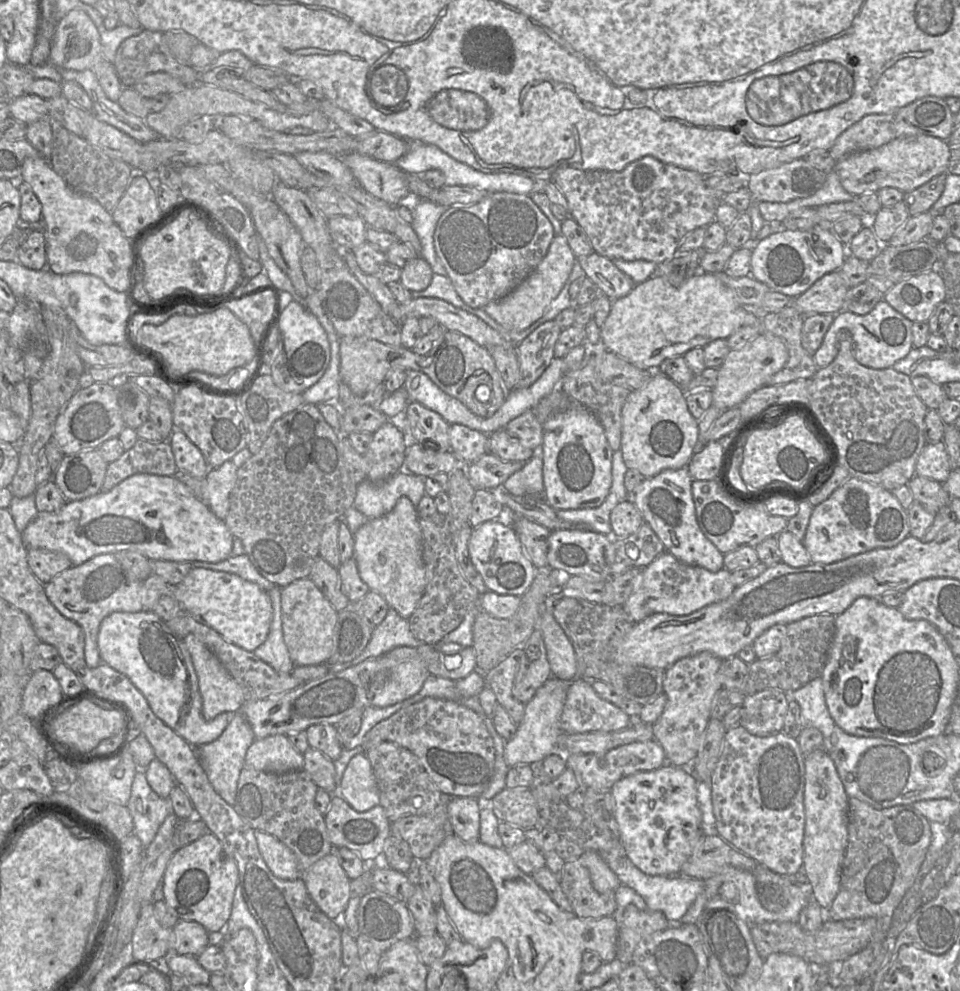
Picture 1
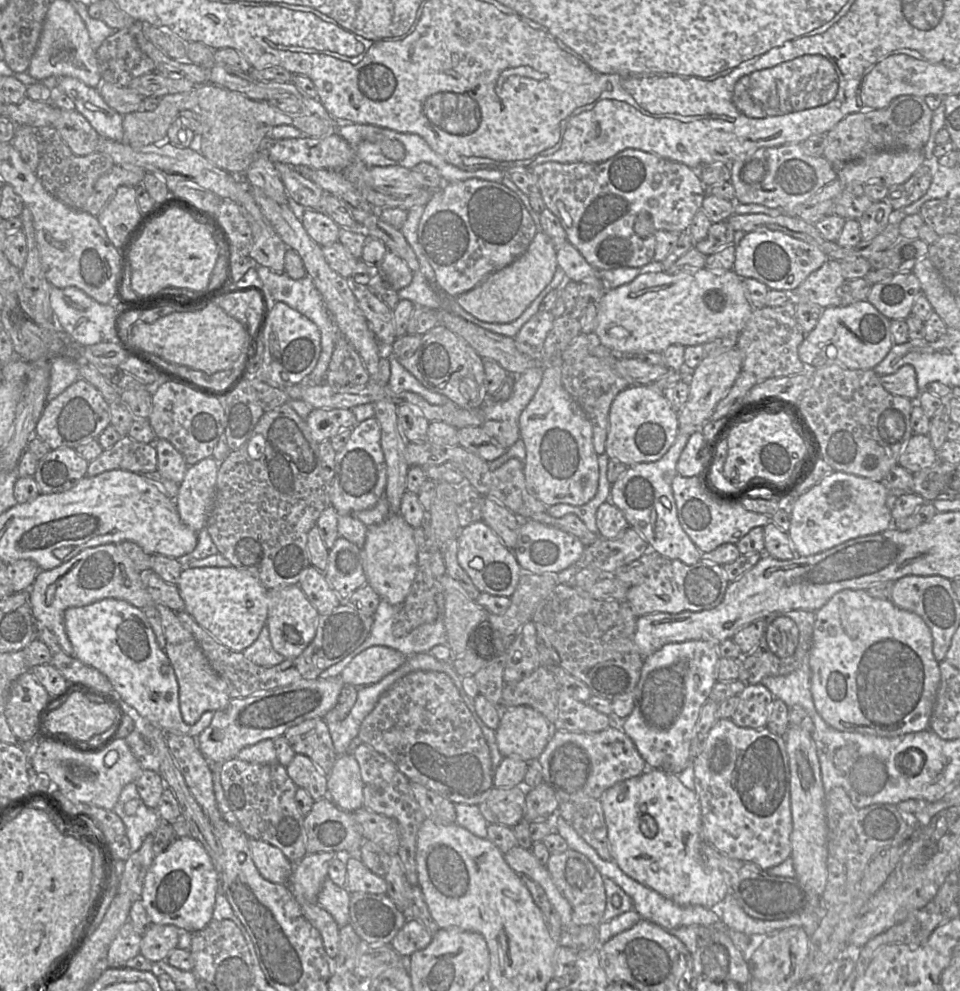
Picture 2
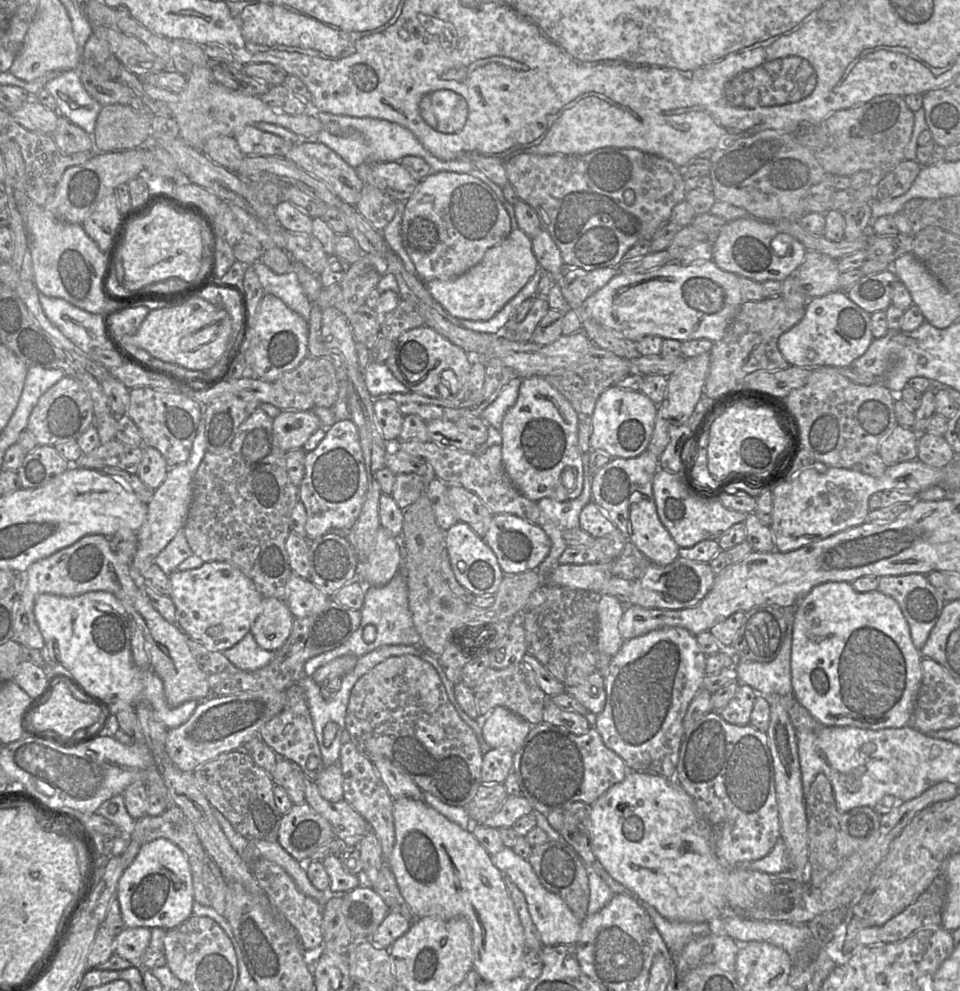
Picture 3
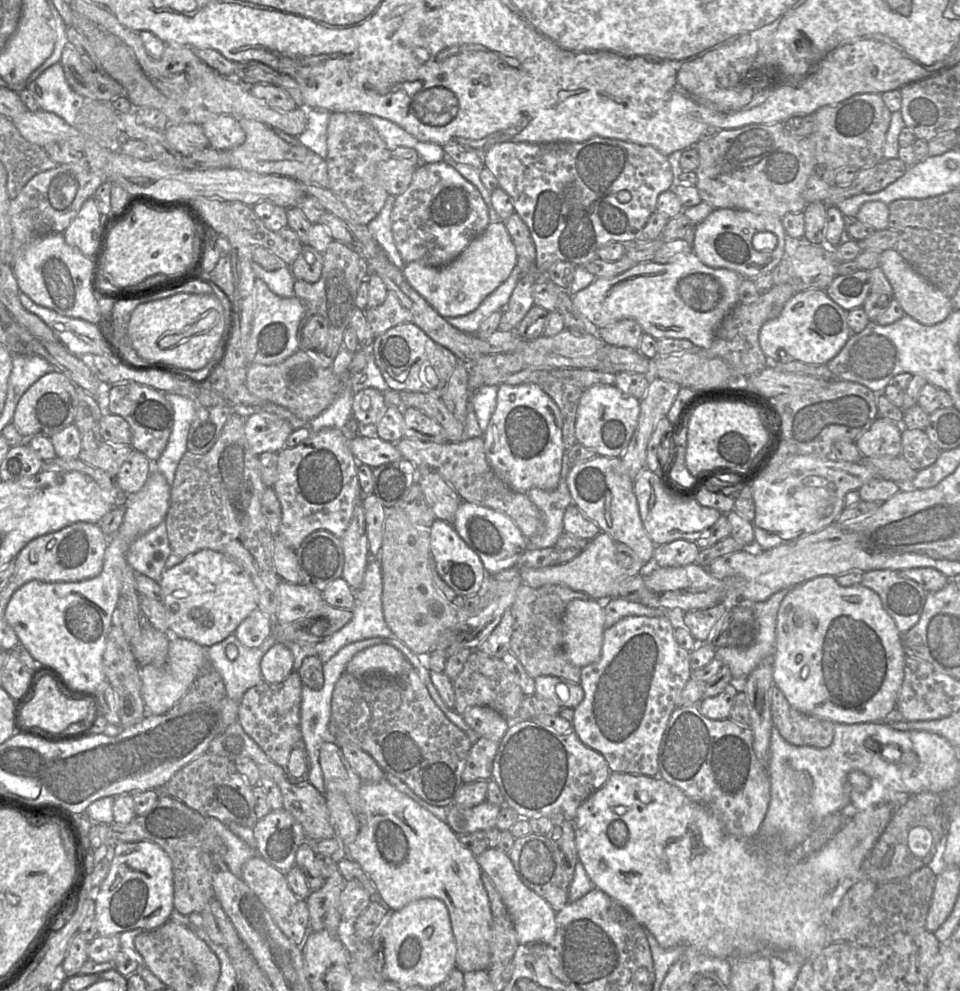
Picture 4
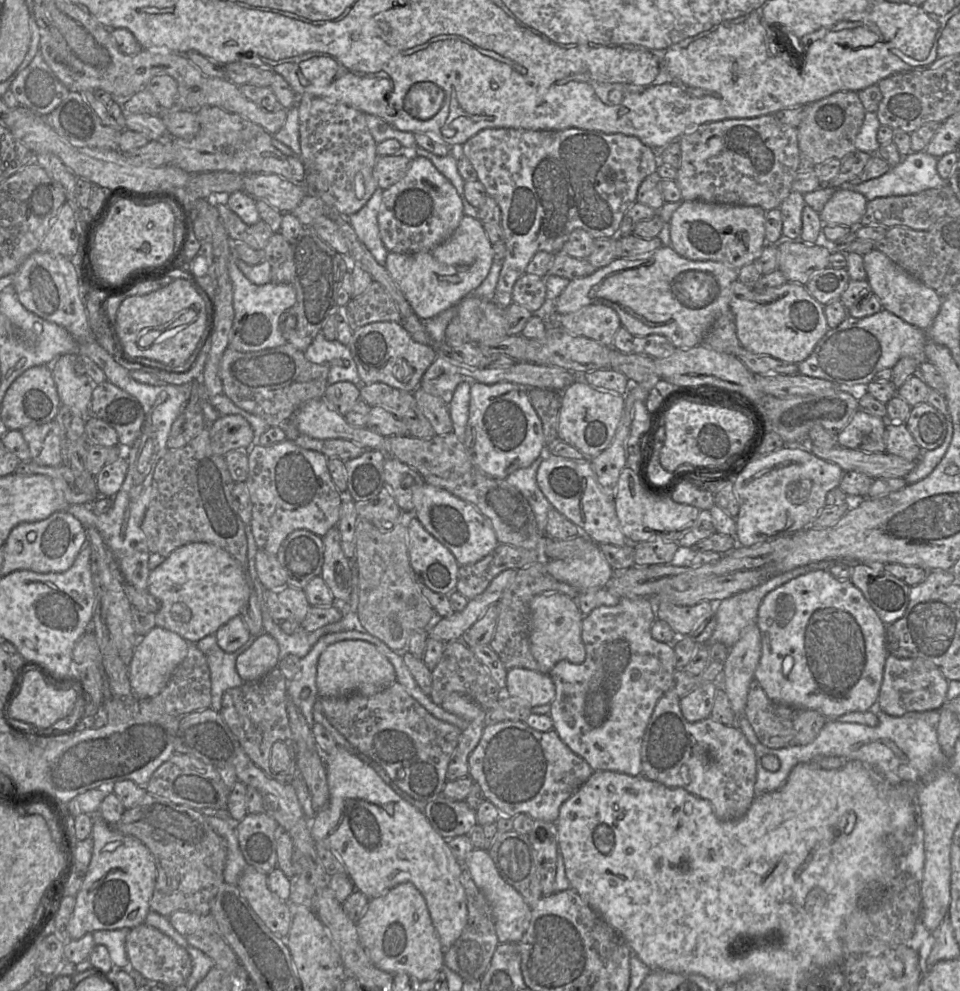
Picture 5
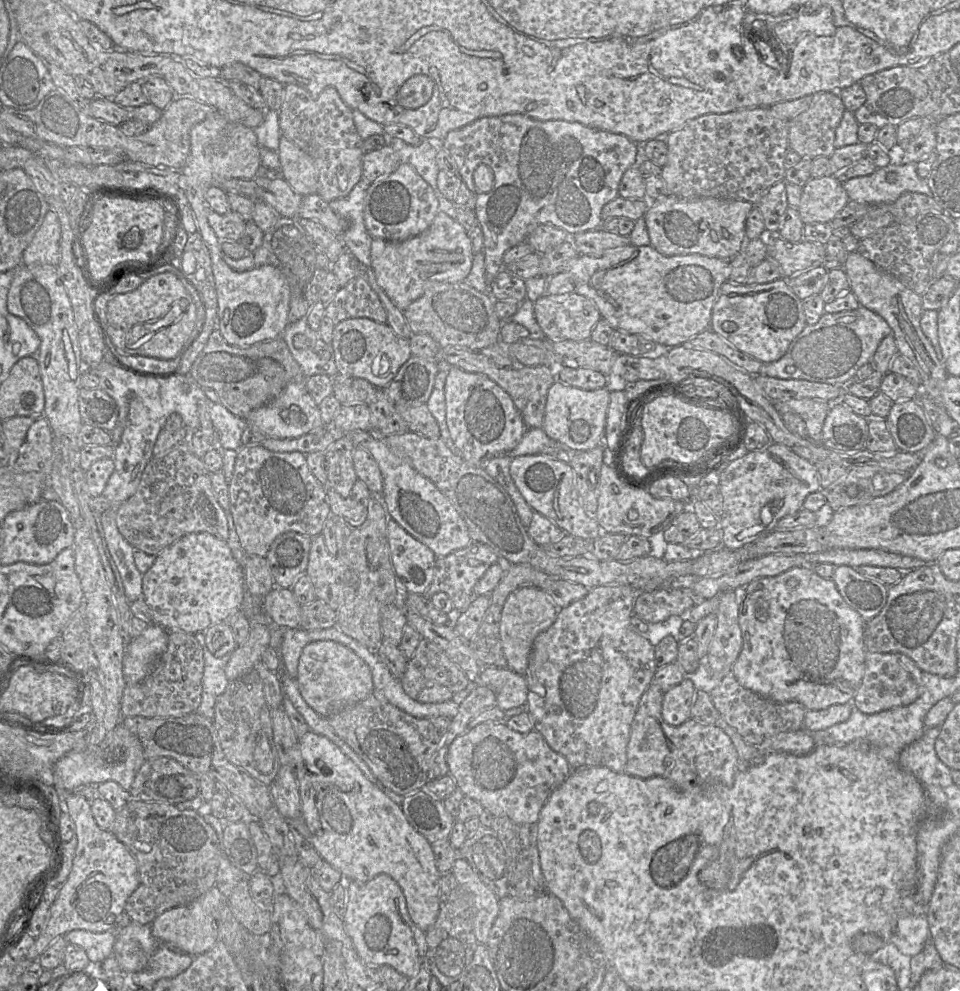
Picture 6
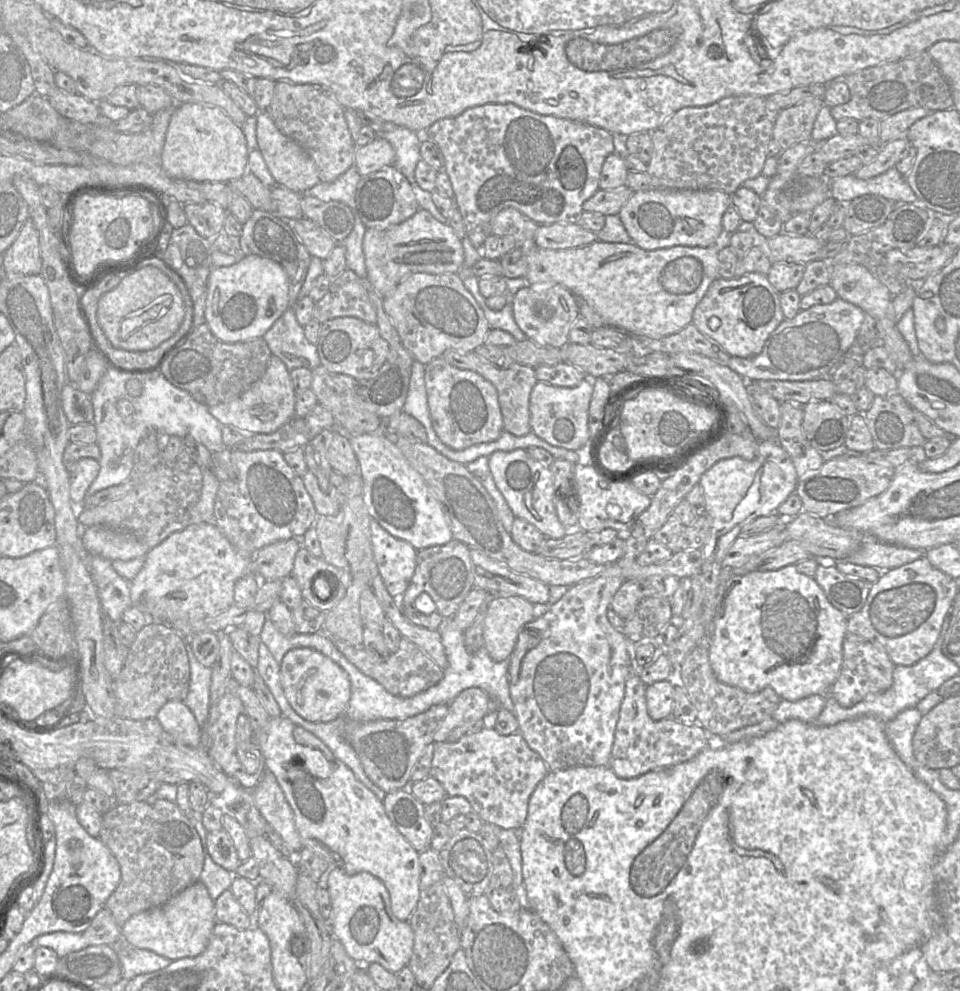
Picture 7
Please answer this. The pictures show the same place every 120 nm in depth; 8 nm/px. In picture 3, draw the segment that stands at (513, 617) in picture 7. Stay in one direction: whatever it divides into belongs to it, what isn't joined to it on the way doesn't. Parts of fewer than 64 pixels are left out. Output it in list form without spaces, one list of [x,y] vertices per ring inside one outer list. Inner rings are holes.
[[[601,595],[597,608],[596,645],[603,654],[615,655],[625,641],[618,628],[625,607],[617,598]]]

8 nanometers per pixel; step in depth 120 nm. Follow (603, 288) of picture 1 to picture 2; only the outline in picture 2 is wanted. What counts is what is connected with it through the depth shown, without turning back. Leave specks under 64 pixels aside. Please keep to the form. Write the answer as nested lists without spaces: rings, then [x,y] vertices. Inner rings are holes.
[[[569,241],[555,247],[558,267],[570,280],[579,283],[587,277],[599,277],[599,271],[591,266]]]

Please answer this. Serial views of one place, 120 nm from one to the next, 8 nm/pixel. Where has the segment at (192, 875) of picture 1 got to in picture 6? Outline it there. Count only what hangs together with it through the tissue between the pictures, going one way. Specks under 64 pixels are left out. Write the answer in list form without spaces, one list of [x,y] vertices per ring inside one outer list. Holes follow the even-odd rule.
[[[57,790],[57,792],[62,812],[68,813],[75,824],[77,847],[69,877],[50,908],[50,919],[42,934],[55,940],[64,937],[73,930],[85,930],[93,933],[117,932],[118,928],[125,928],[133,923],[125,914],[124,906],[129,896],[139,885],[136,860],[126,846],[111,832],[98,827],[91,812],[91,803],[88,800],[71,791]]]

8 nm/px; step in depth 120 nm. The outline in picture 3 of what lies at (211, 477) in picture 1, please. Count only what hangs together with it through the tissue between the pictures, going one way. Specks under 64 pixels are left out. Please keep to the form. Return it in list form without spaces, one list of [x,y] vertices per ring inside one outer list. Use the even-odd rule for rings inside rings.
[[[186,463],[170,467],[163,483],[152,491],[145,520],[137,531],[137,550],[130,562],[131,570],[144,571],[153,558],[183,529],[193,498],[193,477]]]

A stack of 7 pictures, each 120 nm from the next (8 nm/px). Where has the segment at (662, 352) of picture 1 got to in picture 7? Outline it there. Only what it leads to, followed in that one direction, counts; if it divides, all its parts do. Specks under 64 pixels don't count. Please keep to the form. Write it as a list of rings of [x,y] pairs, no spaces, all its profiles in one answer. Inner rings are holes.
[[[596,241],[587,246],[565,249],[531,249],[528,253],[526,278],[534,290],[547,290],[559,284],[577,298],[587,302],[605,321],[629,335],[643,335],[654,339],[675,334],[692,322],[695,307],[706,294],[713,281],[719,278],[718,248],[674,246],[657,250],[644,250],[633,243]]]

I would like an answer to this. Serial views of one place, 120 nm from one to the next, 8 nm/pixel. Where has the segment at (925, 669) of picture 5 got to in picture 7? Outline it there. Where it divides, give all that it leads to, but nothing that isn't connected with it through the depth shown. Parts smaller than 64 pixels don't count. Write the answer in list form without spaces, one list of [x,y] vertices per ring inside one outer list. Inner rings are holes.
[[[847,633],[843,641],[843,659],[840,674],[830,689],[832,697],[843,707],[853,707],[873,694],[888,690],[893,683],[895,664],[879,644]]]

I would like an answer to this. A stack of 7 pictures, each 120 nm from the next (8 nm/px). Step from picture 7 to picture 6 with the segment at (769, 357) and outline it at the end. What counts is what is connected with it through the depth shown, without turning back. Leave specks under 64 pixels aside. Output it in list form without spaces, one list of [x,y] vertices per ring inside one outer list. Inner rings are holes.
[[[862,306],[855,310],[825,313],[817,323],[803,329],[780,359],[765,363],[760,375],[842,384],[854,378],[857,371],[870,362],[880,342],[891,334],[891,327],[880,315]]]

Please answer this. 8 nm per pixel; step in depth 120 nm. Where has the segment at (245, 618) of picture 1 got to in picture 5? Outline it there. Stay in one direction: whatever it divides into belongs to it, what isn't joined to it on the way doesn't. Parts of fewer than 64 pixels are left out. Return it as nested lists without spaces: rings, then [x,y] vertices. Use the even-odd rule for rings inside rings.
[[[203,542],[183,545],[167,556],[163,563],[151,571],[147,591],[159,602],[156,626],[175,632],[192,643],[214,635],[220,627],[239,616],[250,594],[245,574],[237,561],[224,549]]]

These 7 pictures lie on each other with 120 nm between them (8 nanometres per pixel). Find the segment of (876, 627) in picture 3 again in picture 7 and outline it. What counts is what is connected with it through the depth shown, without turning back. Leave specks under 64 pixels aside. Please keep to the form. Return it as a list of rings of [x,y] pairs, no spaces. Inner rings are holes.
[[[795,565],[774,571],[732,575],[725,587],[720,588],[719,614],[710,627],[707,640],[711,668],[720,682],[749,693],[770,688],[789,701],[815,694],[829,695],[842,666],[847,618],[828,601],[815,579],[801,574]]]

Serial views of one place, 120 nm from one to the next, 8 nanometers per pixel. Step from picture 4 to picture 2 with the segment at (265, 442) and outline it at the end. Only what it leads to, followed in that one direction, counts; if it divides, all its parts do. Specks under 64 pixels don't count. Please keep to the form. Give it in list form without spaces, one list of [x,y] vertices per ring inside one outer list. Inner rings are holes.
[[[313,409],[305,419],[313,439],[322,443],[341,430],[353,428],[358,421],[350,409]]]

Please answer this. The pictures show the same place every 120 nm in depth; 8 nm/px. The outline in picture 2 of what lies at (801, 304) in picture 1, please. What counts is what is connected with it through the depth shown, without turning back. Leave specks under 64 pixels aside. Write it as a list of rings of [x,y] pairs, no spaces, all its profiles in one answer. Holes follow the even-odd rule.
[[[828,259],[800,284],[795,290],[795,297],[823,308],[840,306],[845,280],[840,261]]]

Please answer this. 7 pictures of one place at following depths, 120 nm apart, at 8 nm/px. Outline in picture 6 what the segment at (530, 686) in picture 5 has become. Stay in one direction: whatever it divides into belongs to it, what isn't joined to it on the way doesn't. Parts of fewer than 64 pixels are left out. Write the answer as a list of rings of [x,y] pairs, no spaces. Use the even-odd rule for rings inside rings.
[[[485,667],[475,683],[491,688],[496,695],[497,707],[503,711],[519,708],[527,702],[525,676],[509,668]]]

